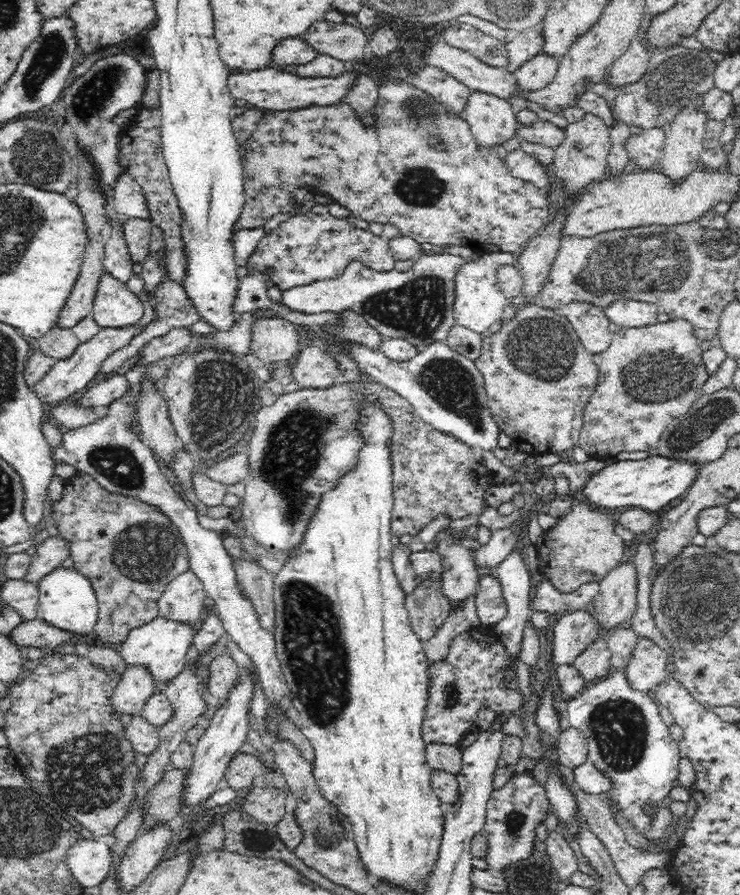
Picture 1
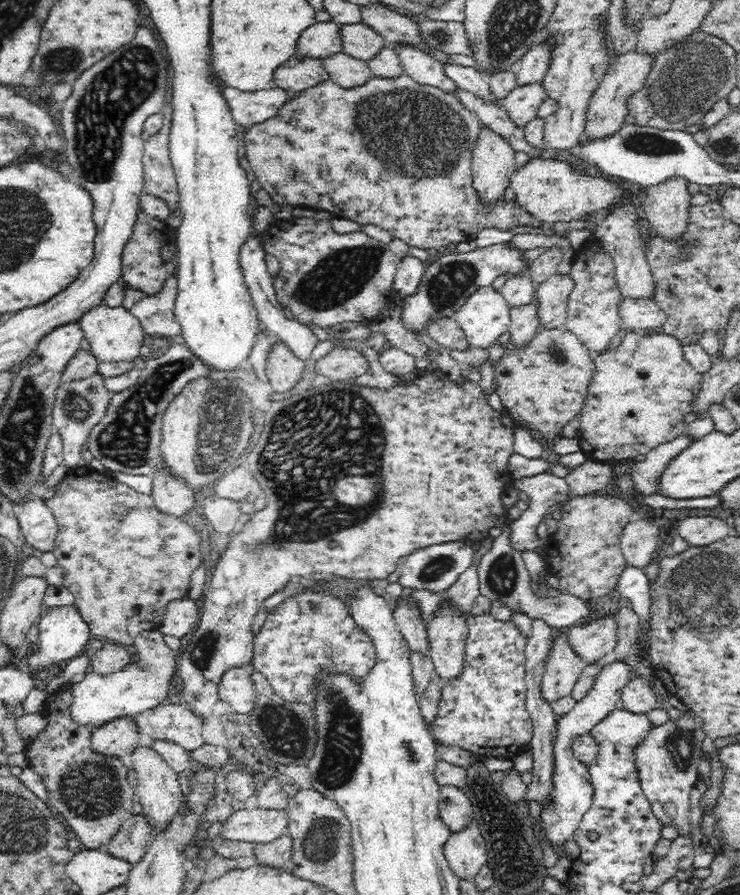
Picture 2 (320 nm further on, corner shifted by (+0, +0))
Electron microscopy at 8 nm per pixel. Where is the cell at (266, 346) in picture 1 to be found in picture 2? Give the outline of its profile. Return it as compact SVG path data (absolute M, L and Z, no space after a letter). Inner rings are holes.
M282 339L268 348L264 374L276 392L290 391L300 380L303 368L304 361Z

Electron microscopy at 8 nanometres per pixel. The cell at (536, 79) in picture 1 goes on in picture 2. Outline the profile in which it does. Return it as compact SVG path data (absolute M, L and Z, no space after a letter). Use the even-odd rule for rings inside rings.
M542 81L517 84L502 99L502 108L518 126L524 127L537 116L539 106L547 96Z

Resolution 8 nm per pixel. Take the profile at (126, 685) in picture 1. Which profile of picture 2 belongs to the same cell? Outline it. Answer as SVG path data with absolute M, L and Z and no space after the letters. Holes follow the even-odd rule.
M120 716L96 726L91 742L98 752L127 758L138 746L139 735L136 717Z

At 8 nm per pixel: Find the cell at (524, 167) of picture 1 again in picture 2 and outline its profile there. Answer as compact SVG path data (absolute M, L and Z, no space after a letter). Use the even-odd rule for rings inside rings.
M529 158L514 168L509 185L515 191L520 205L534 217L550 224L559 221L578 221L585 216L601 213L619 203L623 192L610 180L583 176L573 169L566 161Z

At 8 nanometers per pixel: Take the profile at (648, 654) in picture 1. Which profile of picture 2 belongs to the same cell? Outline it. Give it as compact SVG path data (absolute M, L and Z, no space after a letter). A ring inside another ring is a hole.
M632 673L630 681L622 688L620 705L628 711L648 712L657 708L658 697L653 692L653 678Z

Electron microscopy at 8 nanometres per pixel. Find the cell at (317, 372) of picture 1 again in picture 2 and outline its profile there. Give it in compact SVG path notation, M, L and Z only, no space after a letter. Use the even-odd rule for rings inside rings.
M343 346L333 348L315 364L315 374L326 376L330 382L353 380L367 369L368 362L360 351Z

